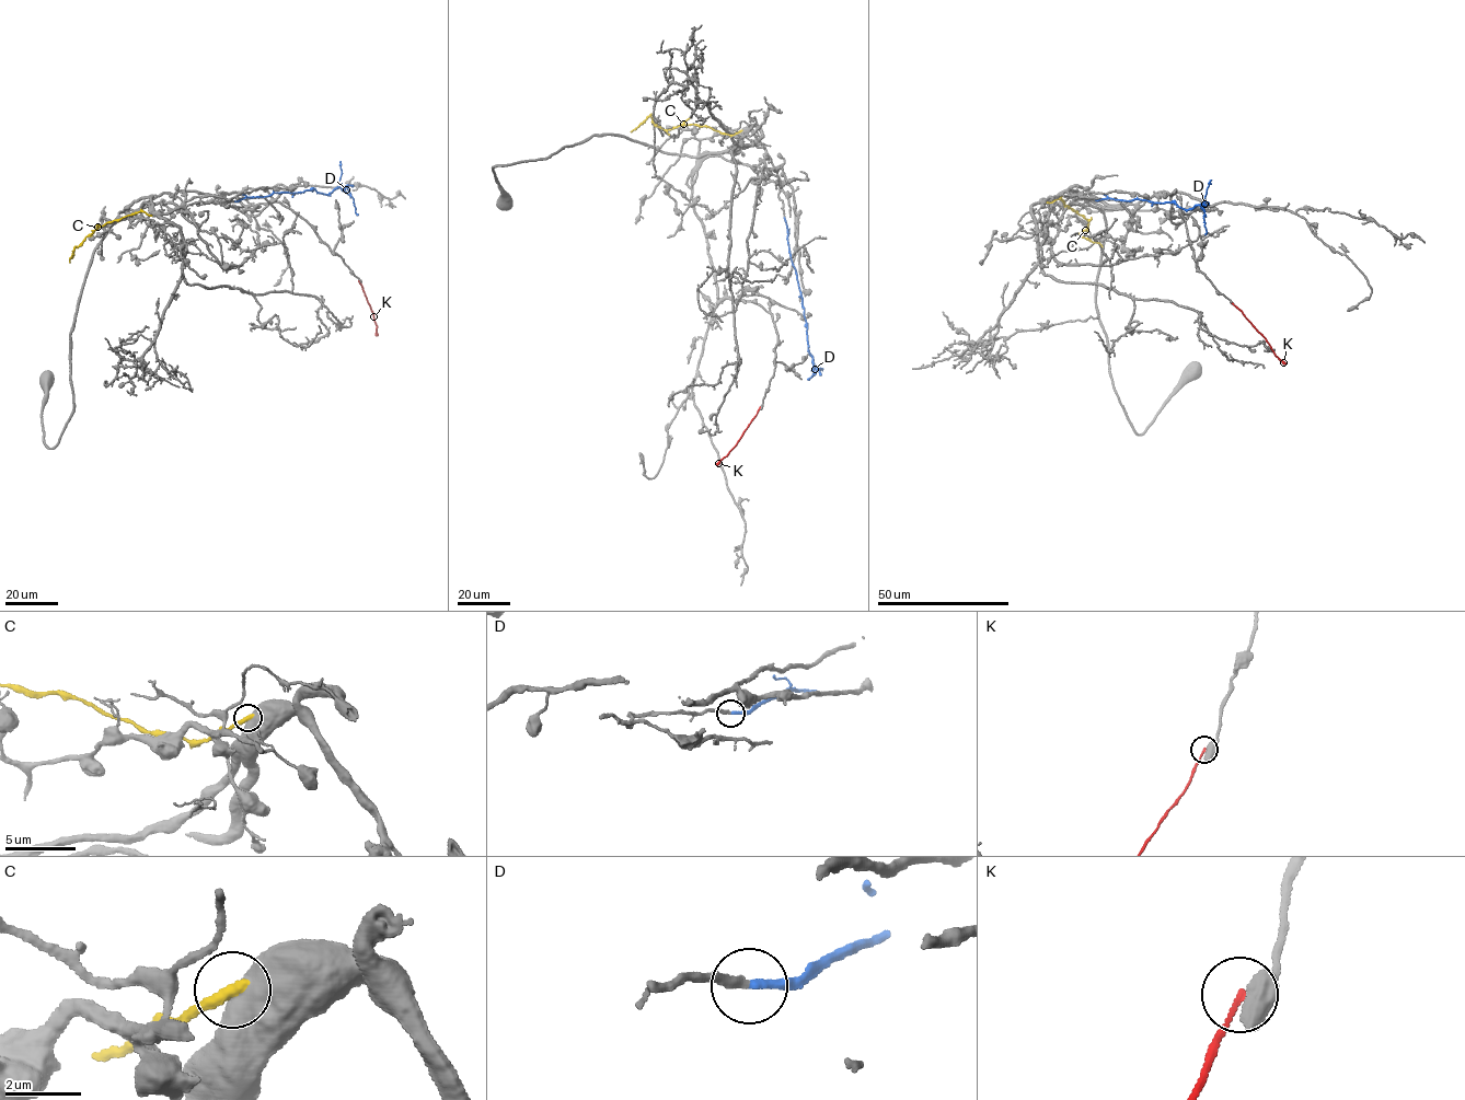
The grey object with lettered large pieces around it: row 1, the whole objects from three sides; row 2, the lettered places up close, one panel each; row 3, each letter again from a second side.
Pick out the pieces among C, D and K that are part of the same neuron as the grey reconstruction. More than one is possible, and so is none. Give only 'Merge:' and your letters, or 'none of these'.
Merge: D

